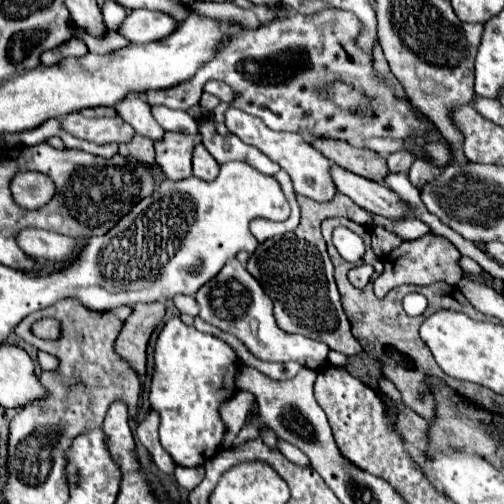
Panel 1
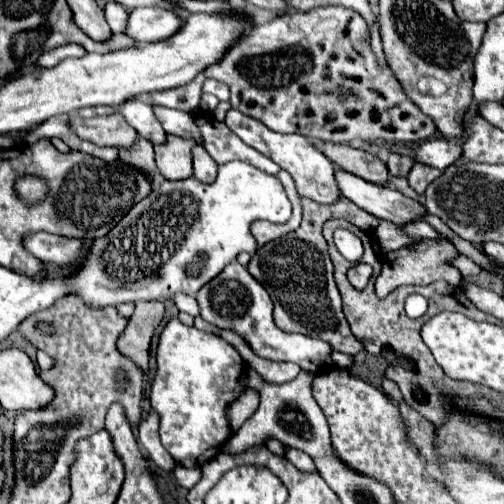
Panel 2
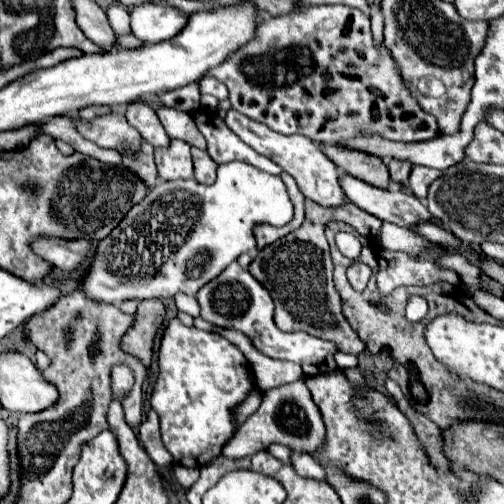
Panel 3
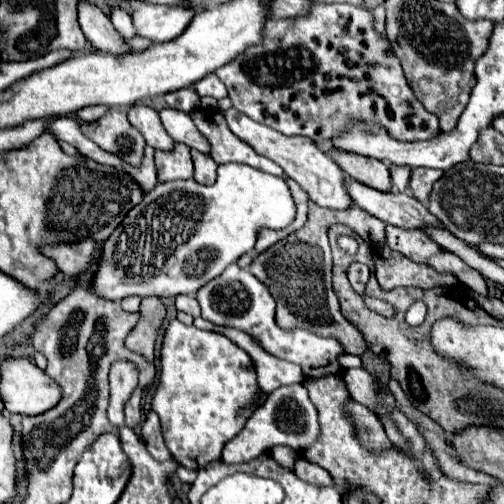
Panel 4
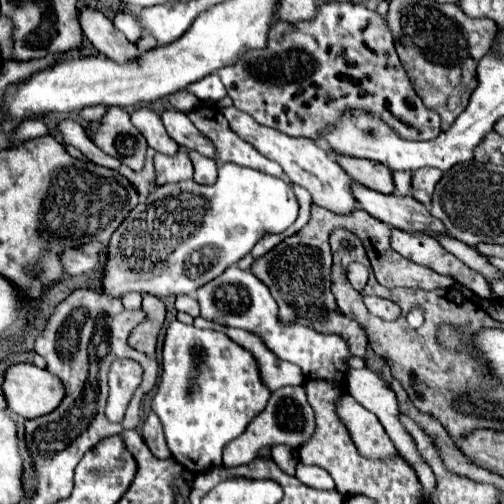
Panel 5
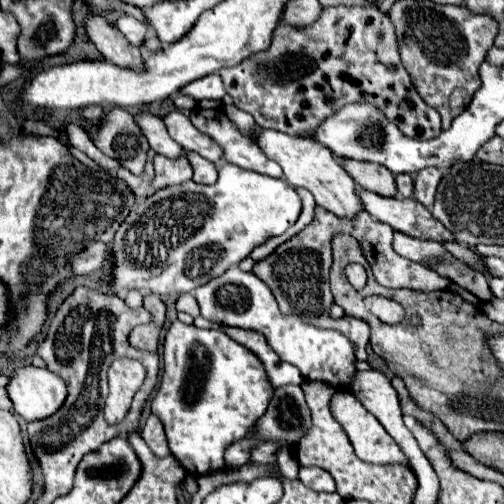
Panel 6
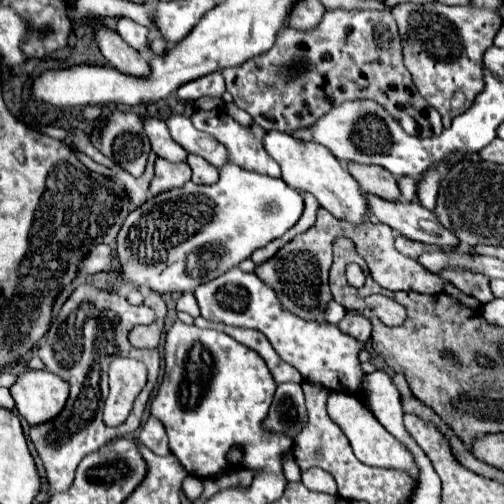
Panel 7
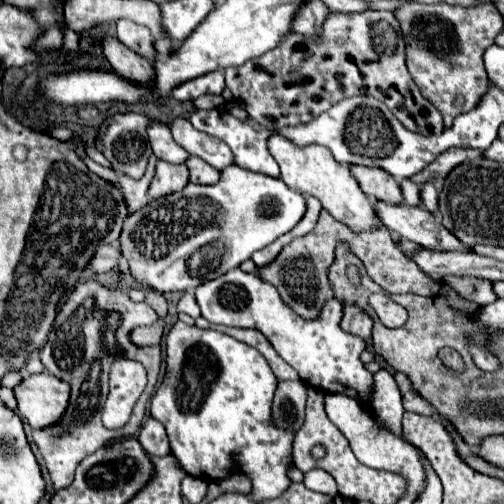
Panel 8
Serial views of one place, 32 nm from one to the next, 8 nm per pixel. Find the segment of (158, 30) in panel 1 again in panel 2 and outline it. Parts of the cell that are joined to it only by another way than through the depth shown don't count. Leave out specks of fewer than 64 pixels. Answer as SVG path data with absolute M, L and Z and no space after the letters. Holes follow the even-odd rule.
M134 8L130 12L126 34L140 44L160 42L174 36L182 24L184 16L176 16L176 12L168 12L166 8Z

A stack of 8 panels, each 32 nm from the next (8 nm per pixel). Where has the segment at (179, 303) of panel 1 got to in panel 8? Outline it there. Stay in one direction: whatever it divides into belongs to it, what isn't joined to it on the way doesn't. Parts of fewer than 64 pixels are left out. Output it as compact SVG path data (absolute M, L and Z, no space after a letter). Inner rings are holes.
M186 292L186 294L180 298L180 302L178 302L178 312L184 312L184 314L188 314L188 316L192 316L192 318L198 318L198 316L200 316L200 308L198 308L192 292Z

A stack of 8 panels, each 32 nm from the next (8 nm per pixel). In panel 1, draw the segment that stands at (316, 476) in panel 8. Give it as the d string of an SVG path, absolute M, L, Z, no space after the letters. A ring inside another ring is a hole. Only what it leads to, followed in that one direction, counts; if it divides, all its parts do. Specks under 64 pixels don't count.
M278 440L278 446L280 446L280 452L290 460L290 462L294 462L296 466L306 466L306 468L310 468L310 460L308 460L308 456L304 456L296 446L292 446L292 444L288 444L288 442L284 442L284 440Z

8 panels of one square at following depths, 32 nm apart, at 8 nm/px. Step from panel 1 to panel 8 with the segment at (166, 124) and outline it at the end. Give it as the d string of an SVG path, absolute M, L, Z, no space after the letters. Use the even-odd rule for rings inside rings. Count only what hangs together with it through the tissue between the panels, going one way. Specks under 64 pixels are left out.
M182 118L172 120L170 124L172 124L170 130L172 130L174 140L192 156L202 158L216 170L224 170L234 164L232 150L222 140L216 140L214 136L208 136L196 130L188 120L182 120Z

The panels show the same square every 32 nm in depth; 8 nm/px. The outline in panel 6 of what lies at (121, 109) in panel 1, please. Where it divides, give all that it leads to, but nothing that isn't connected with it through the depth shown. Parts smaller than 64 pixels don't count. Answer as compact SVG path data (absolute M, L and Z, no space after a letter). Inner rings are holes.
M140 112L140 114L136 114L136 122L138 122L138 126L142 128L144 136L146 136L148 142L150 142L150 148L152 148L156 154L162 154L162 156L166 156L166 158L186 156L186 152L180 148L180 144L176 144L176 142L170 138L170 134L168 134L168 130L166 130L162 118L158 118L158 116L150 114L150 112Z

